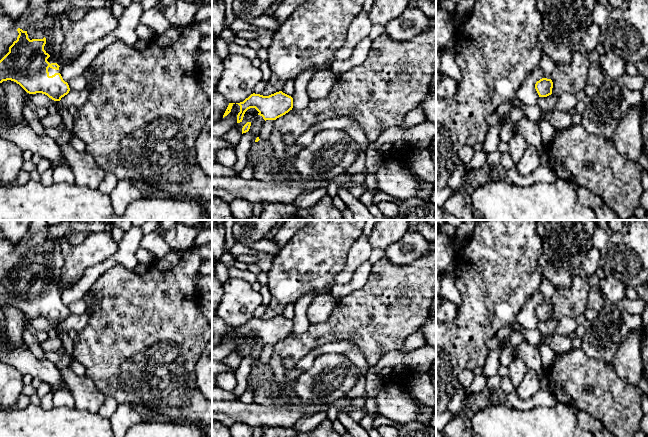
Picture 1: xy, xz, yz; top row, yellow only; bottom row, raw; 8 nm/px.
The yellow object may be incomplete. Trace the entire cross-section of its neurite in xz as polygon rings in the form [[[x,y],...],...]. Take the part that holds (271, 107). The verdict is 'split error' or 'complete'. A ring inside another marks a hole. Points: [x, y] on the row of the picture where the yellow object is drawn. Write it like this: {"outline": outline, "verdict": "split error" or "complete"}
{"outline": [[[282,91],[269,96],[260,94],[251,94],[243,102],[236,103],[240,106],[240,112],[237,115],[237,123],[242,122],[245,112],[250,108],[255,108],[266,120],[276,120],[285,115],[293,108],[293,98]]], "verdict": "complete"}

